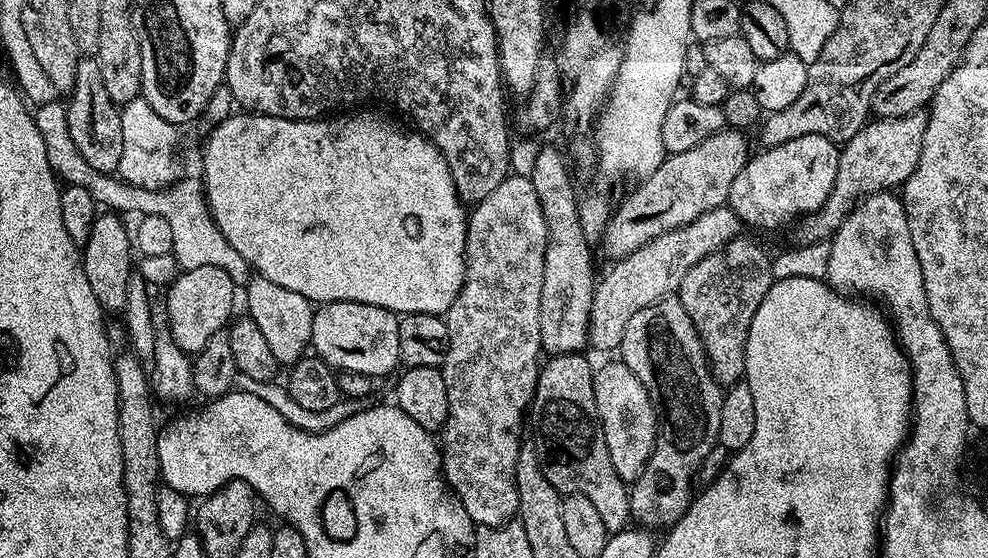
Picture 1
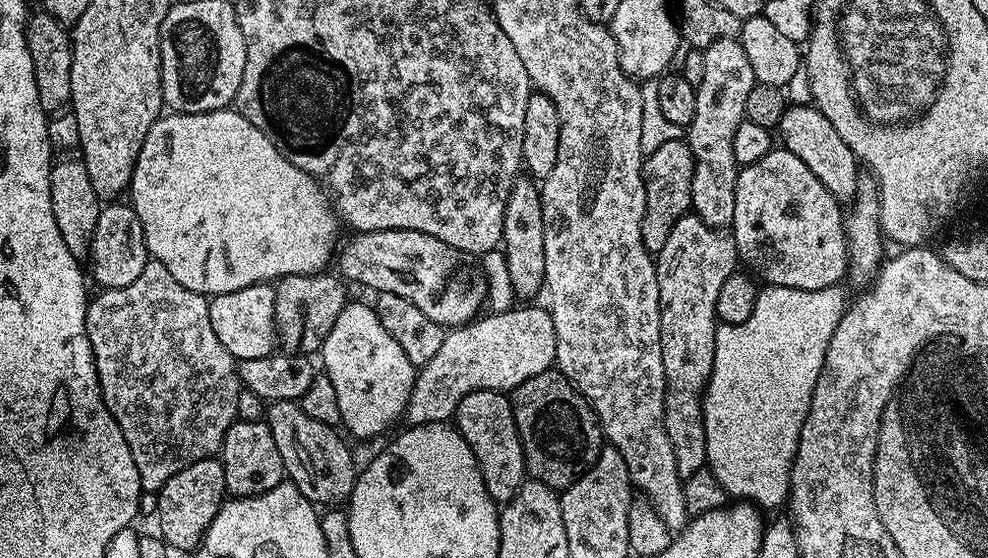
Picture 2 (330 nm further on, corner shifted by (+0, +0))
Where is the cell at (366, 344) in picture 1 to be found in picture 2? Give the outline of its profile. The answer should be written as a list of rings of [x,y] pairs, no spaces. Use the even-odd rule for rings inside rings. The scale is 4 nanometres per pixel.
[[[371,303],[347,304],[330,334],[326,334],[323,356],[323,371],[334,382],[334,394],[338,394],[340,424],[354,435],[364,440],[380,436],[407,413],[418,369],[406,358],[402,346],[390,338]]]

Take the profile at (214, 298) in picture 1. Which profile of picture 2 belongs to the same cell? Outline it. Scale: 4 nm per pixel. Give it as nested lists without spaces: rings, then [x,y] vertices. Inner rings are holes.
[[[271,283],[246,286],[230,294],[209,299],[210,326],[218,334],[218,342],[226,346],[232,359],[239,362],[250,358],[273,355],[272,348],[278,344],[278,317],[276,315],[276,290]]]

